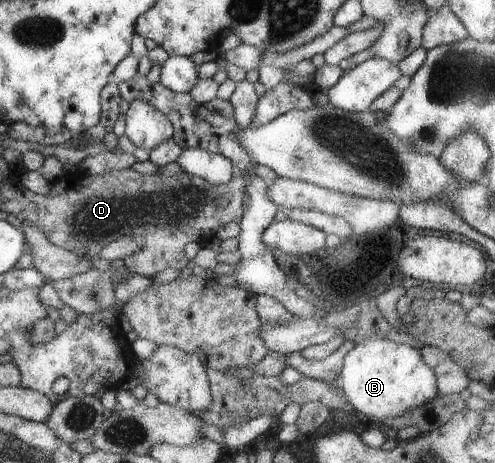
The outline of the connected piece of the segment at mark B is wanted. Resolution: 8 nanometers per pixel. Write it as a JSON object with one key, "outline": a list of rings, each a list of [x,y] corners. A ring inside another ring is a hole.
{"outline":[[[381,338],[358,340],[356,345],[343,356],[342,366],[339,370],[338,382],[344,392],[347,402],[351,408],[371,420],[383,420],[389,416],[403,416],[403,412],[413,410],[435,398],[437,388],[435,386],[436,376],[425,364],[419,350],[408,345],[398,344]]]}

